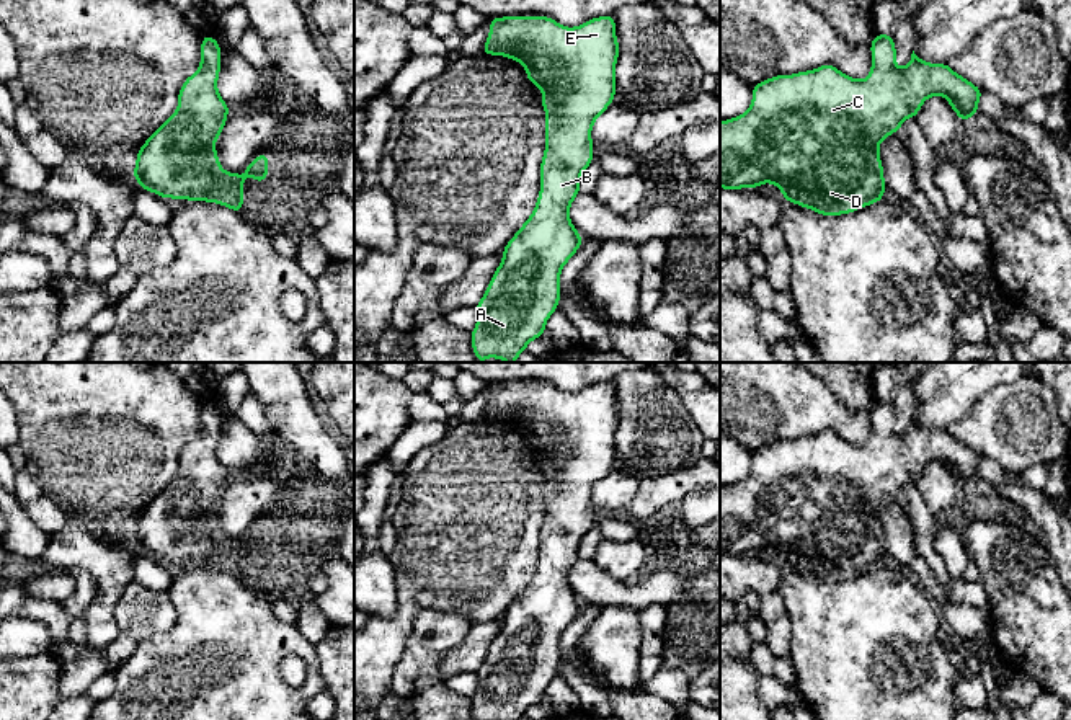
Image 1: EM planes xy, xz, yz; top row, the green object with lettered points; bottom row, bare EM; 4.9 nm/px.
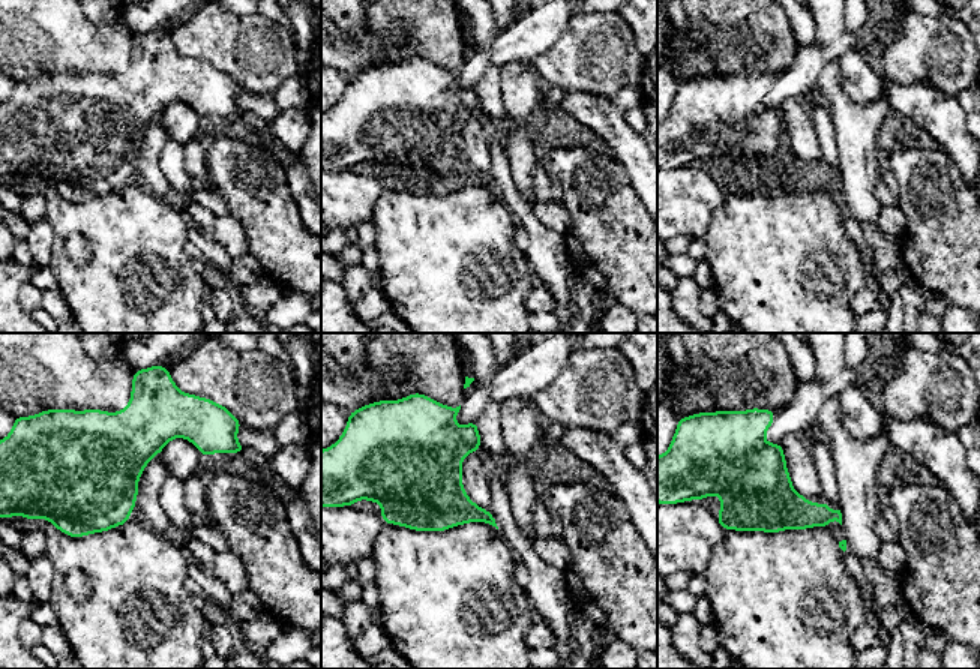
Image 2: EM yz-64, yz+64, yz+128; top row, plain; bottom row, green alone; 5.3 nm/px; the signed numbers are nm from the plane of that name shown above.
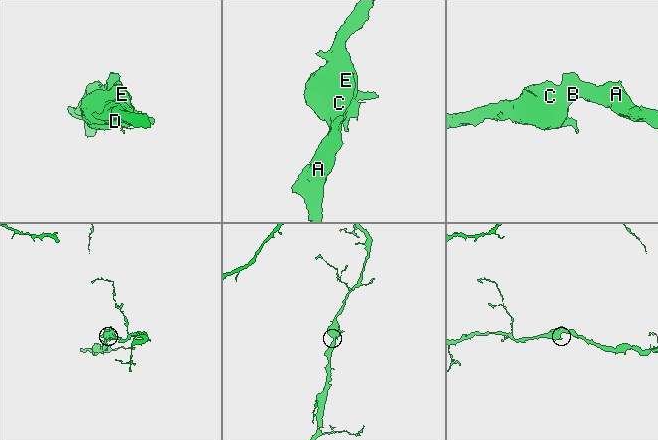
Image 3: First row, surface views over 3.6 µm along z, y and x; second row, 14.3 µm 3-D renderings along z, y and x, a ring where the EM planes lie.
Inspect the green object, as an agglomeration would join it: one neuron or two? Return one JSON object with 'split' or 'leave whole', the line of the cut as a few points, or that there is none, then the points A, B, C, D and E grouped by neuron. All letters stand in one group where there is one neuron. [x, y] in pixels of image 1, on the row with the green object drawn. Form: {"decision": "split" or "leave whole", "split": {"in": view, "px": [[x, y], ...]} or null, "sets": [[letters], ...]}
{"decision": "leave whole", "split": null, "sets": [["A", "B", "C", "D", "E"]]}

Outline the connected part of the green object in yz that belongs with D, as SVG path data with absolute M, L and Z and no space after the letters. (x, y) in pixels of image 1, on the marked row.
M875 34L872 44L872 69L867 78L855 80L849 75L844 75L839 72L833 64L824 64L818 69L808 70L808 72L798 72L792 75L775 75L772 78L767 78L758 85L753 87L753 101L746 113L733 118L725 119L720 122L720 188L723 189L741 189L741 188L758 188L762 183L772 183L775 184L782 193L784 199L789 202L795 202L802 207L811 209L821 216L841 216L841 214L851 214L855 212L860 207L870 206L877 201L883 199L887 184L883 180L883 167L880 160L878 145L882 140L885 140L891 132L900 132L900 127L904 119L916 118L919 113L922 103L934 96L940 95L944 96L952 109L957 113L960 121L968 121L970 116L978 114L978 101L983 95L983 91L973 85L971 82L965 80L962 75L953 72L949 64L929 64L921 60L914 51L911 54L911 60L904 69L900 69L895 64L896 59L896 47L895 41L890 34Z

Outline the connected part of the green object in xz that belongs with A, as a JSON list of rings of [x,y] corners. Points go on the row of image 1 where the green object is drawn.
[[[612,15],[591,18],[576,28],[558,24],[549,16],[503,16],[490,20],[490,34],[482,47],[483,54],[509,57],[526,67],[527,80],[542,90],[540,100],[545,109],[545,152],[540,162],[540,191],[531,217],[513,235],[503,250],[503,260],[496,268],[482,300],[475,305],[478,318],[470,331],[472,349],[480,362],[487,358],[514,362],[526,346],[544,336],[549,317],[560,302],[560,271],[581,247],[581,235],[570,220],[570,206],[580,194],[580,176],[594,160],[591,129],[594,121],[607,109],[615,96],[615,64],[619,42]]]

